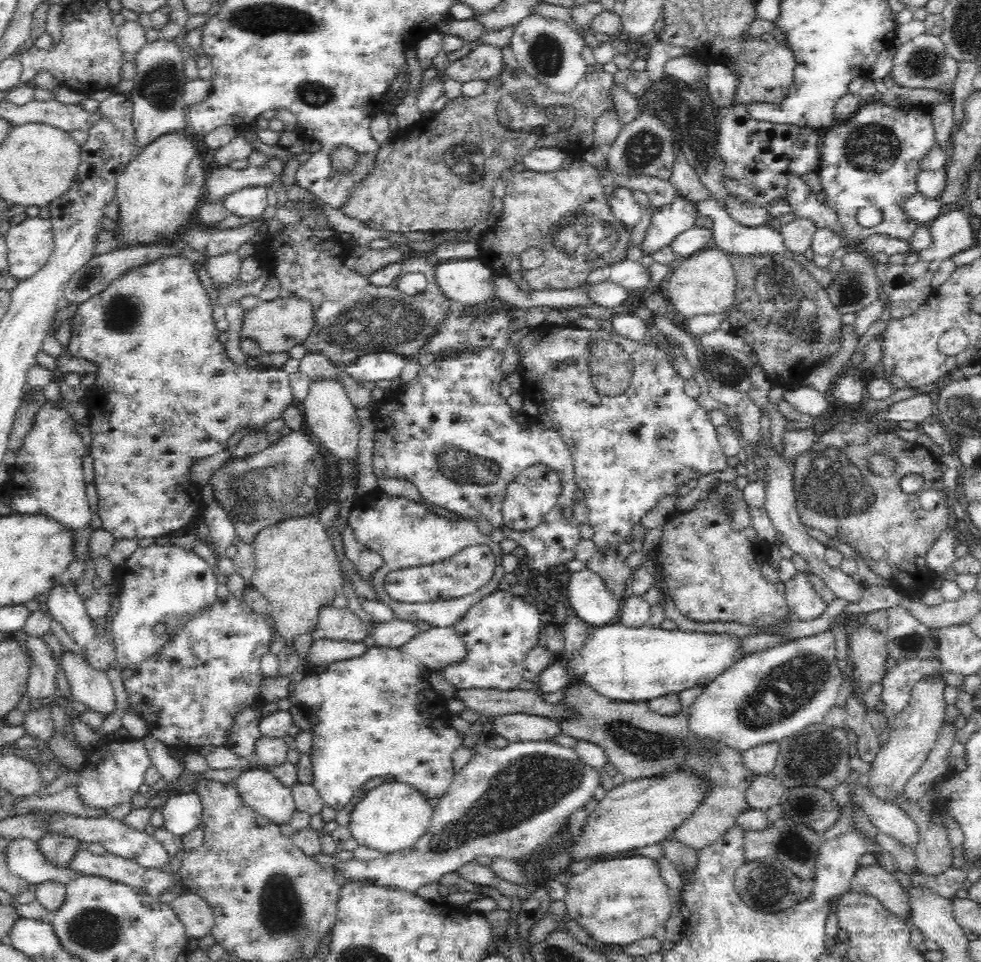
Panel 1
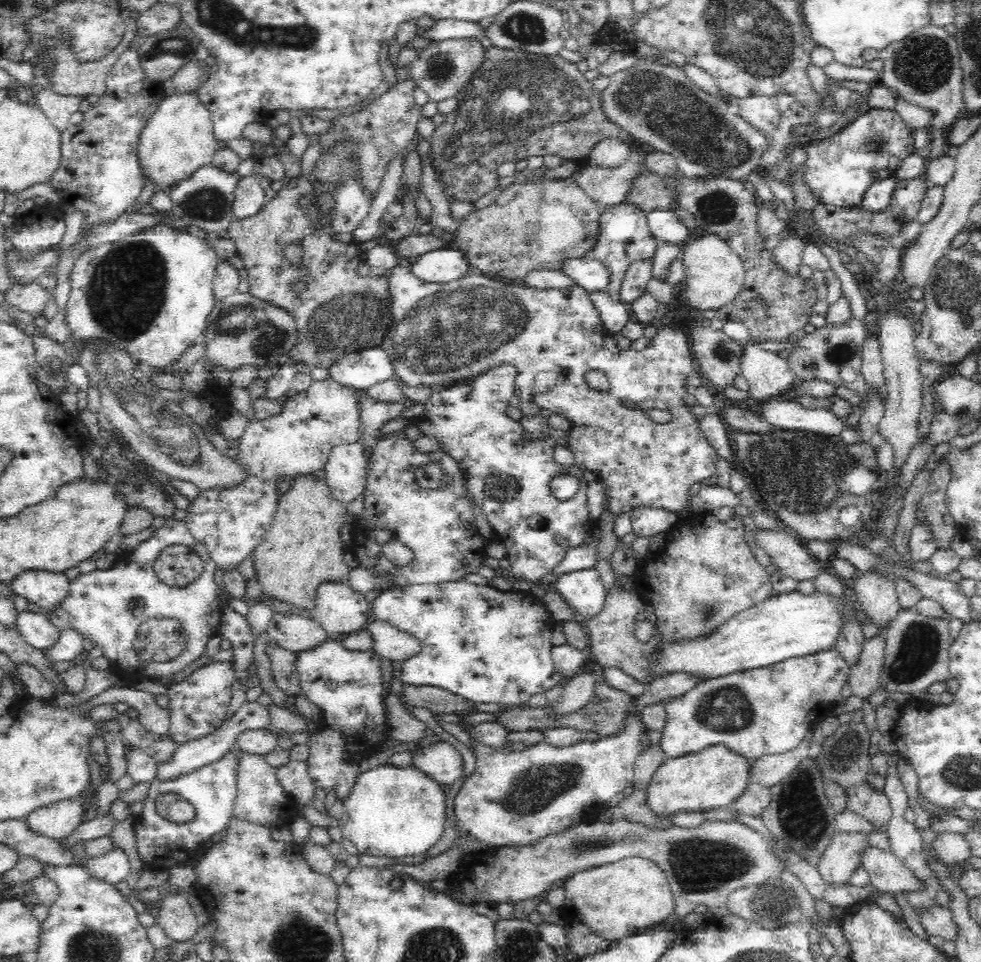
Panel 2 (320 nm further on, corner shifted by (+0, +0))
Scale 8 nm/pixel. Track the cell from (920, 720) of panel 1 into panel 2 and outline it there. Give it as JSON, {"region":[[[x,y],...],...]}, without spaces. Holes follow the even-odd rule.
{"region":[[[838,832],[824,850],[817,869],[826,884],[841,883],[851,879],[854,870],[861,865],[864,850],[870,849],[865,832]]]}

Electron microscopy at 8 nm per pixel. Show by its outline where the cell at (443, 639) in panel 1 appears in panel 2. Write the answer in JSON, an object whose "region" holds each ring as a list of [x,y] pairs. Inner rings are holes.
{"region":[[[371,619],[366,629],[374,635],[372,649],[392,662],[403,662],[422,650],[420,641],[413,634],[394,628],[386,622]]]}

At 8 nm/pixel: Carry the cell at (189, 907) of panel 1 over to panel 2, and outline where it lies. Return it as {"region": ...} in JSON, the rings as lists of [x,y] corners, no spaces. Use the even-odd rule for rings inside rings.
{"region":[[[174,893],[169,896],[161,896],[160,908],[155,917],[155,922],[165,932],[168,938],[175,942],[189,941],[198,932],[198,922],[188,902],[188,894]]]}

